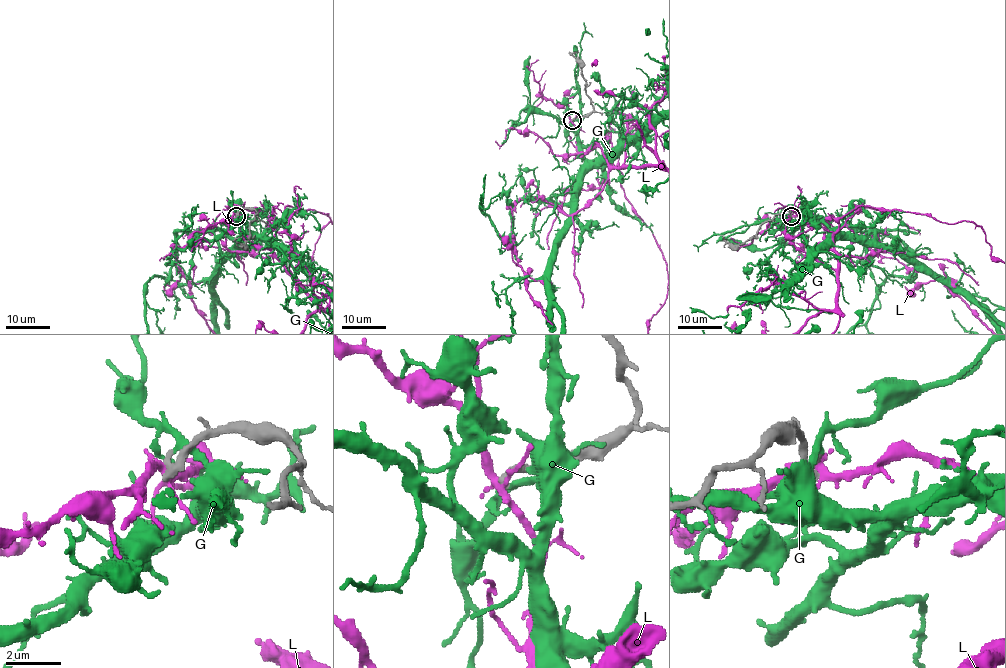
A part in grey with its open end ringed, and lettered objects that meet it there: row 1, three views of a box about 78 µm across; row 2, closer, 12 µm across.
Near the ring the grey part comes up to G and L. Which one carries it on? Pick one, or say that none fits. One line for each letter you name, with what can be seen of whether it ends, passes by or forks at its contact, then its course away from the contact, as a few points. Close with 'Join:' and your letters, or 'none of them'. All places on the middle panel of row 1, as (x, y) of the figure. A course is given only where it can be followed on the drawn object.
Join: none of them

